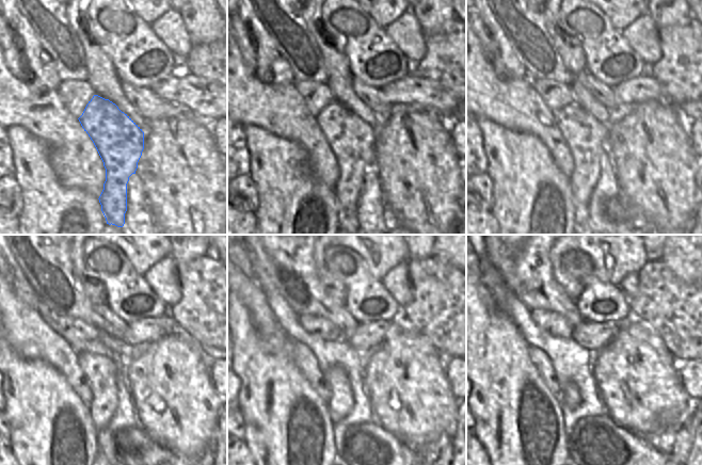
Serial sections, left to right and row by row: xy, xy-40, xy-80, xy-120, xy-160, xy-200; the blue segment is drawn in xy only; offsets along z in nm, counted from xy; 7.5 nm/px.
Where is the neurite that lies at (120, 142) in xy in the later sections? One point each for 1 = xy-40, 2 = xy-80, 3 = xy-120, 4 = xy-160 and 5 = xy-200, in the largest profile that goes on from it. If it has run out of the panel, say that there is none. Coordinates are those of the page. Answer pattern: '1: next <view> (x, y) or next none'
1: next xy-40 (351, 140)
2: next xy-80 (586, 138)
3: next xy-120 (100, 371)
4: next xy-160 (340, 402)
5: next xy-200 (570, 397)

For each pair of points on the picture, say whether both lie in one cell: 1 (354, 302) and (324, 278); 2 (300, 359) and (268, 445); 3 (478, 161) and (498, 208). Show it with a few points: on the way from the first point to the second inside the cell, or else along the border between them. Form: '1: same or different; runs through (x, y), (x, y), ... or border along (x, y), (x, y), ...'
1: different; border along (329, 273), (344, 286), (342, 303)
2: different; border along (277, 352), (284, 352), (290, 358), (312, 388)
3: different; border along (482, 148), (487, 158), (485, 173)

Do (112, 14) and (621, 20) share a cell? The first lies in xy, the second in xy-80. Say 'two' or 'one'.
two

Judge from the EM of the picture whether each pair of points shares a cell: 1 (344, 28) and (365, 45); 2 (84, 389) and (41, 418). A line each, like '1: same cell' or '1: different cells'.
1: same cell
2: different cells

